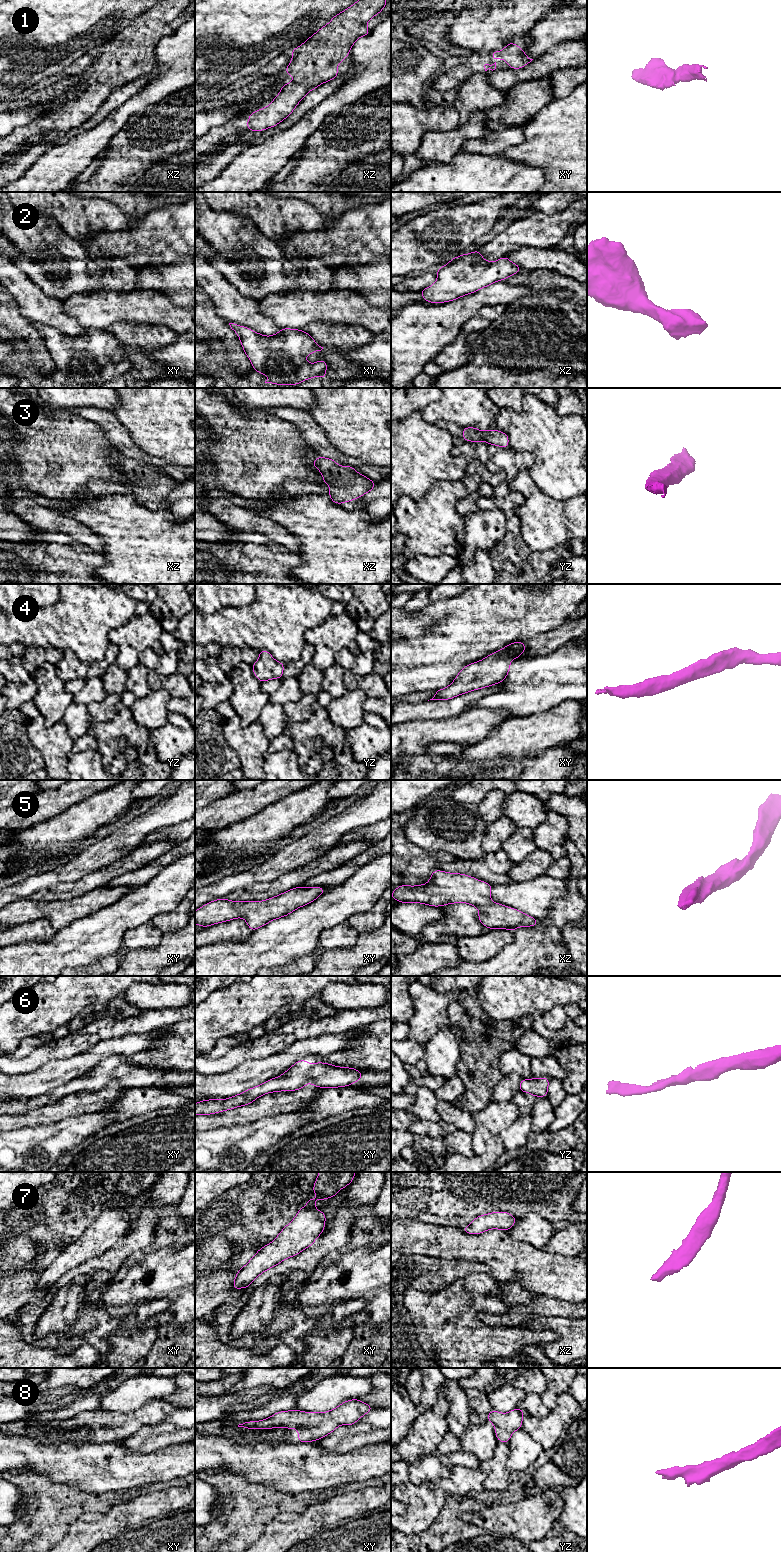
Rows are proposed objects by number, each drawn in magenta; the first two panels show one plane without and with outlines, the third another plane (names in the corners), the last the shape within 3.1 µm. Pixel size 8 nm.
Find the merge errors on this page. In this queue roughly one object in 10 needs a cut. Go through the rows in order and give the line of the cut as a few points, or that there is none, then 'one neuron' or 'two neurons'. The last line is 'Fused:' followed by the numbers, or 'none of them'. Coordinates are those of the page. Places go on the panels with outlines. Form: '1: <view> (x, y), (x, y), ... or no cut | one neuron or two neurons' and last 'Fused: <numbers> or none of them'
1: no cut | one neuron
2: no cut | one neuron
3: no cut | one neuron
4: no cut | one neuron
5: no cut | one neuron
6: no cut | one neuron
7: no cut | one neuron
8: no cut | one neuron
Fused: none of them

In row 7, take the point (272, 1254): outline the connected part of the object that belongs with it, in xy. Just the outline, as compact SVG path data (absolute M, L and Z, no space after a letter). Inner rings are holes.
M319 1172L312 1188L319 1197L308 1199L307 1205L299 1209L277 1237L259 1249L249 1262L239 1269L233 1282L233 1290L248 1288L263 1272L312 1246L324 1231L327 1220L325 1212L314 1207L315 1202L336 1197L340 1189L351 1184L355 1174L356 1172Z

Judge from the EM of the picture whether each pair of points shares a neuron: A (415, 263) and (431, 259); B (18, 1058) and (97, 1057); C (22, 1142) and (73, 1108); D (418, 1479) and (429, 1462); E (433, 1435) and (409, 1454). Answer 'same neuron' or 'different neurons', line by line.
A: same neuron
B: different neurons
C: different neurons
D: same neuron
E: same neuron

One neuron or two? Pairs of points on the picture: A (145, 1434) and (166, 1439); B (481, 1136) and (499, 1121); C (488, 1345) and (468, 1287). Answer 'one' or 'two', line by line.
A: one
B: one
C: one

